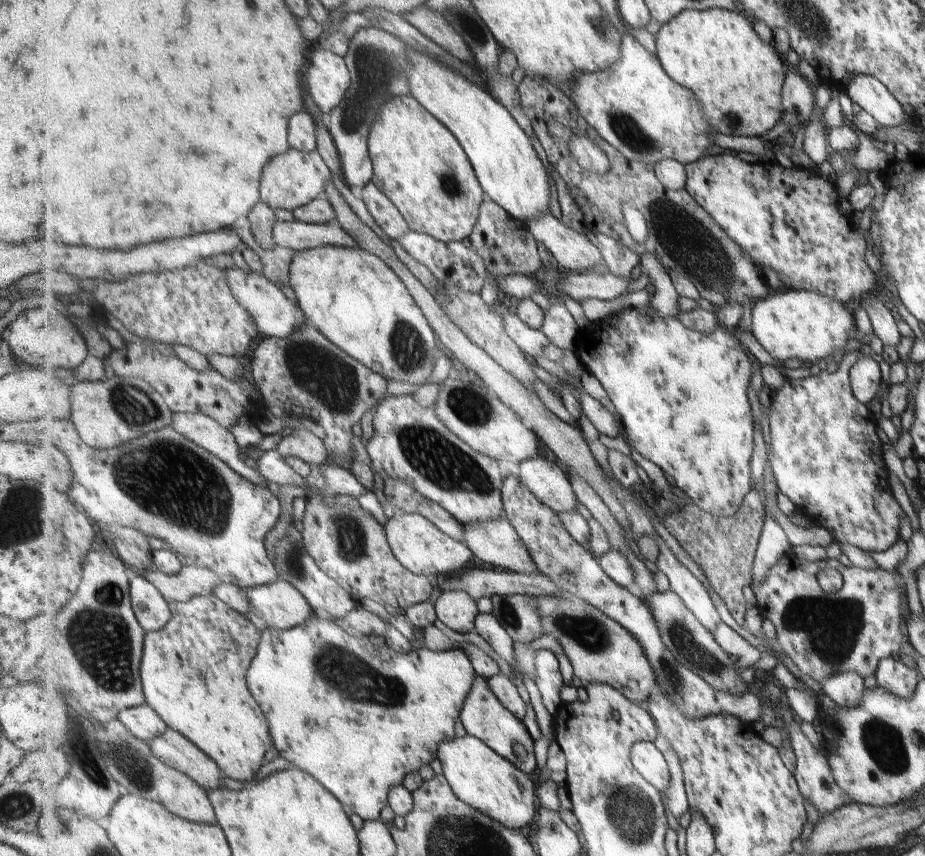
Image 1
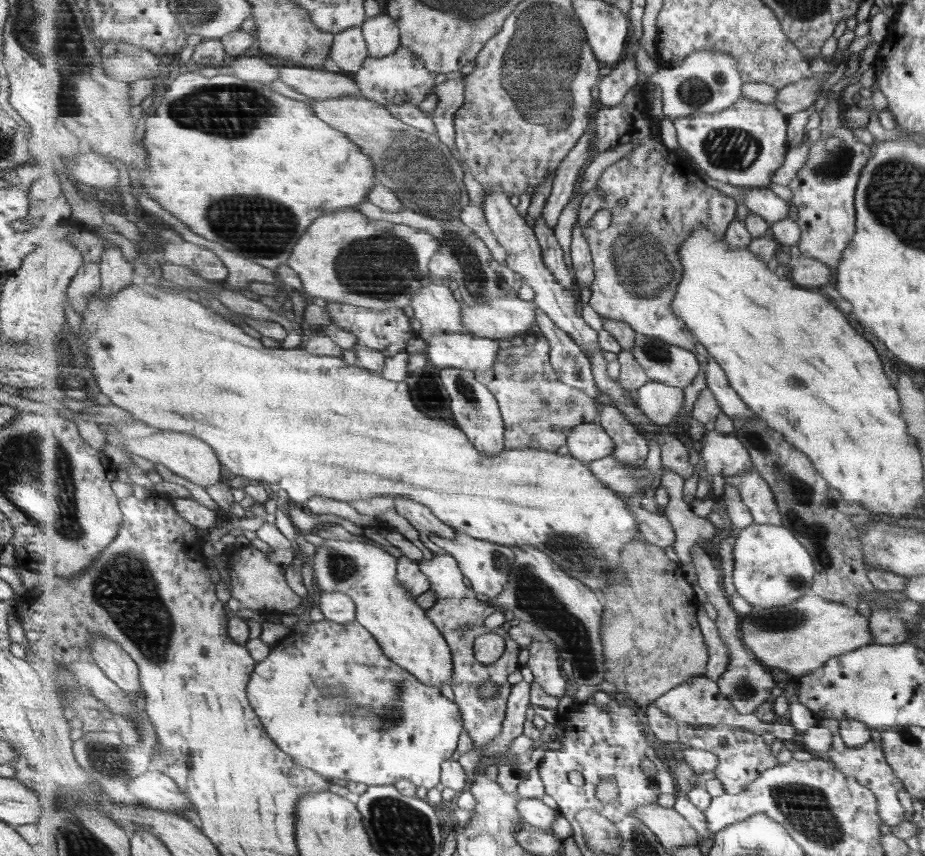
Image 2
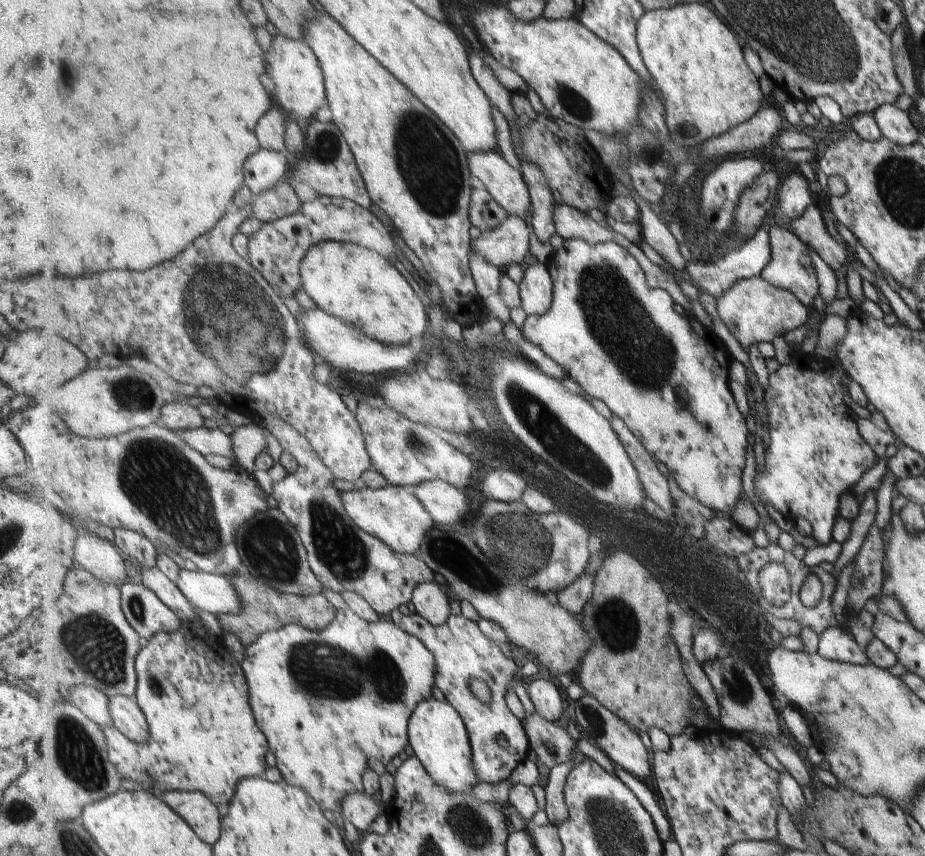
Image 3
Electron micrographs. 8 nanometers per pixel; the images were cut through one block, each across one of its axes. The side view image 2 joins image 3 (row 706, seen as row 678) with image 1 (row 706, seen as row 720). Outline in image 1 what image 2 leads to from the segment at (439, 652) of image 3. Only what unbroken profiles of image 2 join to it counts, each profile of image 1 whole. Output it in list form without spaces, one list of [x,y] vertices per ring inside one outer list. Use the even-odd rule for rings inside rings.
[[[476,674],[474,687],[471,689],[470,695],[466,698],[466,702],[462,708],[460,716],[462,724],[469,735],[475,735],[481,740],[486,741],[495,752],[510,760],[515,766],[523,769],[533,776],[537,772],[537,760],[535,760],[535,752],[533,752],[533,744],[535,744],[529,730],[525,728],[524,722],[520,721],[504,704],[501,704],[499,698],[487,679],[479,677]],[[518,742],[526,750],[525,760],[517,758],[517,754],[513,752],[513,744]]]

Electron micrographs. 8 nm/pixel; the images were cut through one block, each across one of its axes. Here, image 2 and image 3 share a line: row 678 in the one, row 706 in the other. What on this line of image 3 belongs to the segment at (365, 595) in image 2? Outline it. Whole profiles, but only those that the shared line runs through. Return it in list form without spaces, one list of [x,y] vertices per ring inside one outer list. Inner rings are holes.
[[[431,696],[431,698],[419,704],[410,722],[409,736],[410,746],[413,748],[415,756],[419,757],[419,760],[422,760],[427,772],[439,784],[460,793],[470,793],[481,783],[474,765],[474,750],[472,749],[470,732],[466,727],[466,721],[463,720],[458,710],[455,710],[449,702],[439,702],[439,700]]]

